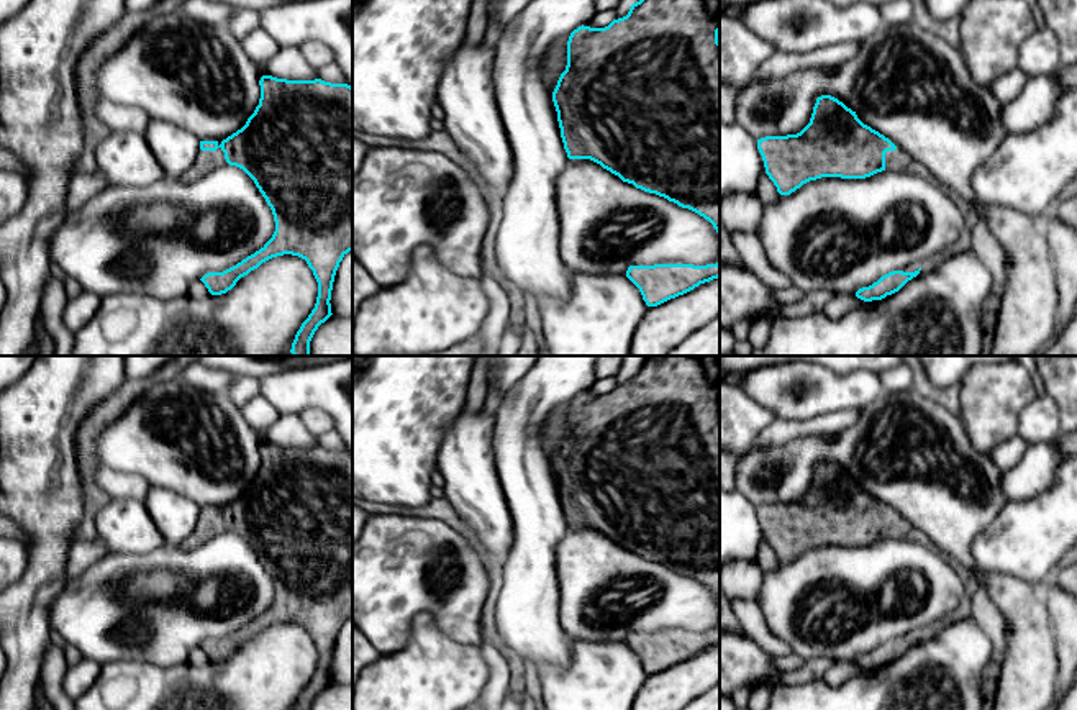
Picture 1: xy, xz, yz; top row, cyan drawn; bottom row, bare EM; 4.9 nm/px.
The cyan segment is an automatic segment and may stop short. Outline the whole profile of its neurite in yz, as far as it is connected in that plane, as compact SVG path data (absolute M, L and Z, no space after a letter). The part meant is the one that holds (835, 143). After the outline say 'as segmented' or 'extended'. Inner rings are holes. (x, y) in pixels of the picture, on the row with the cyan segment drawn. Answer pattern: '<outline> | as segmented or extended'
M831 95L816 98L810 123L797 134L757 139L766 174L780 195L790 195L803 184L821 177L866 179L882 171L903 171L929 177L925 166L893 141L864 125L856 112Z | extended

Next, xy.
M262 75L261 98L246 125L223 141L200 141L184 180L195 182L225 164L243 169L272 210L275 231L254 254L200 280L211 295L231 290L262 262L292 254L307 261L318 282L315 308L295 335L290 353L310 356L310 341L331 313L331 290L343 257L352 251L352 87L321 79L287 80Z | extended

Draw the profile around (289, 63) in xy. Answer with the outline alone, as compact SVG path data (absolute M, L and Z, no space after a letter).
M280 48L280 51L259 66L261 75L272 75L287 80L315 80L316 69L310 66L297 48Z

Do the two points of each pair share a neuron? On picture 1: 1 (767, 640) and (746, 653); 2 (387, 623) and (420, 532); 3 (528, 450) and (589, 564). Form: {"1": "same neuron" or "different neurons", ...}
{"1": "different neurons", "2": "same neuron", "3": "different neurons"}

